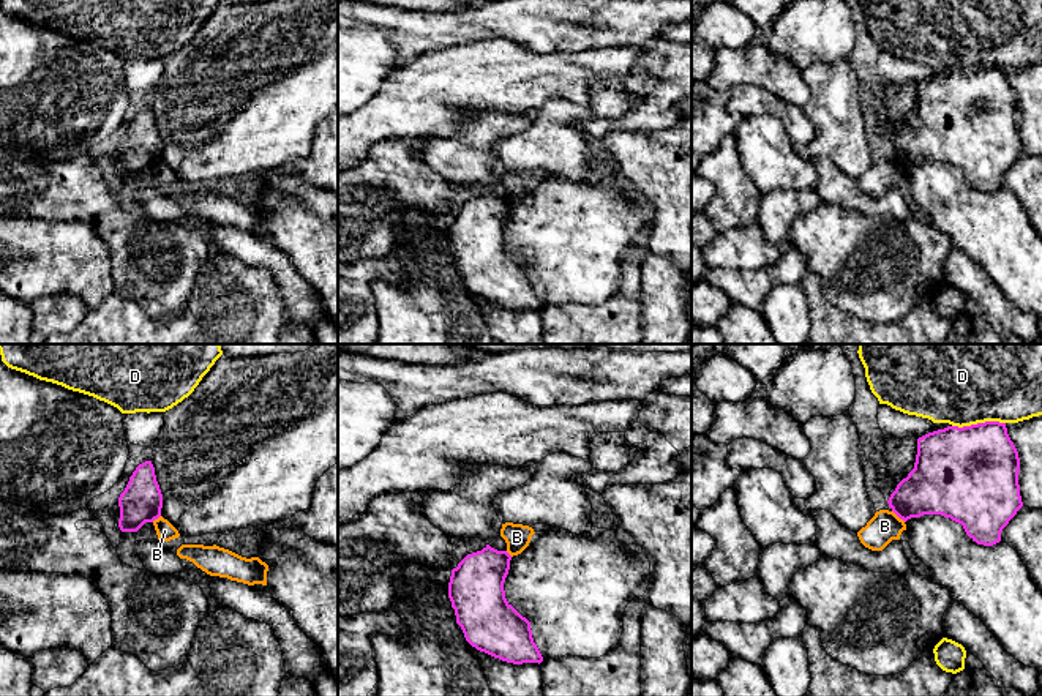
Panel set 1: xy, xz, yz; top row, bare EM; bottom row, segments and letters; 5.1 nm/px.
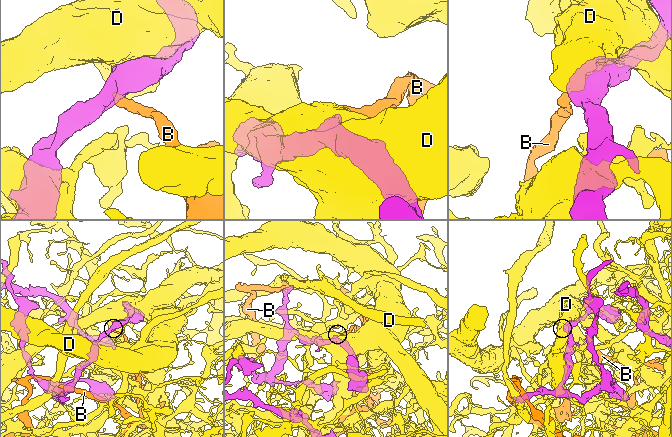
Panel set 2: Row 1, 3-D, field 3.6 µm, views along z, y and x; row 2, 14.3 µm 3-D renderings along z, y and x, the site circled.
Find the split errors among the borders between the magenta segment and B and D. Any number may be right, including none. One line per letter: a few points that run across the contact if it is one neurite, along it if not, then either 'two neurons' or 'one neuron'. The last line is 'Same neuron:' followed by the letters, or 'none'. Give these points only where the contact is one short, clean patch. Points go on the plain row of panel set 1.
B: yz (892, 157), (905, 168) | two neurons
D: two neurons
Same neuron: none

